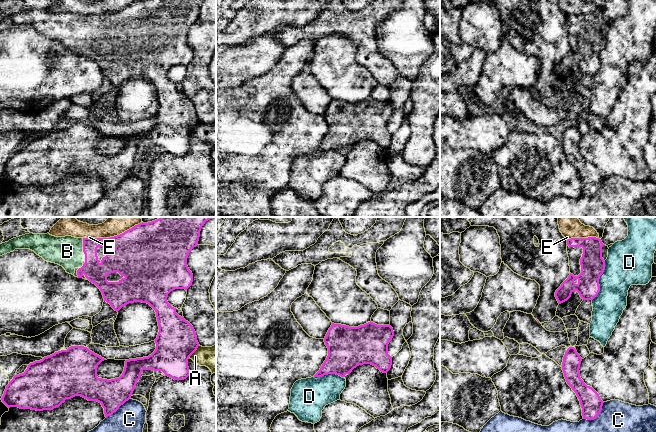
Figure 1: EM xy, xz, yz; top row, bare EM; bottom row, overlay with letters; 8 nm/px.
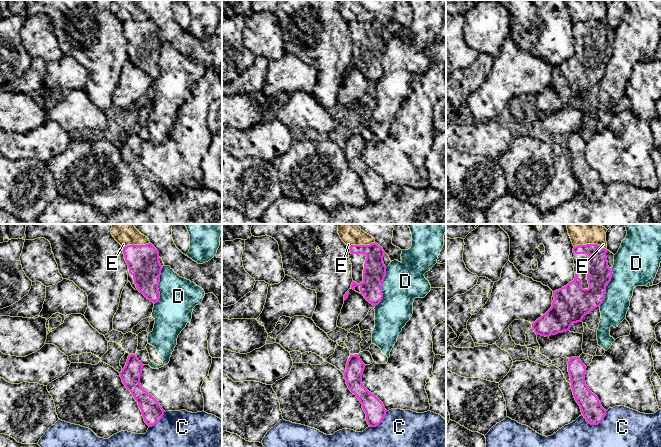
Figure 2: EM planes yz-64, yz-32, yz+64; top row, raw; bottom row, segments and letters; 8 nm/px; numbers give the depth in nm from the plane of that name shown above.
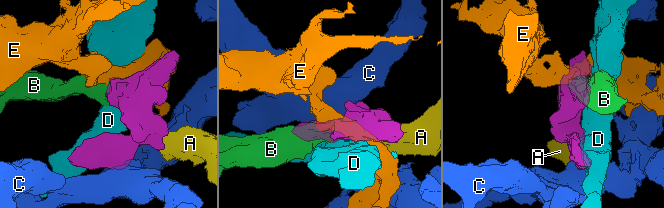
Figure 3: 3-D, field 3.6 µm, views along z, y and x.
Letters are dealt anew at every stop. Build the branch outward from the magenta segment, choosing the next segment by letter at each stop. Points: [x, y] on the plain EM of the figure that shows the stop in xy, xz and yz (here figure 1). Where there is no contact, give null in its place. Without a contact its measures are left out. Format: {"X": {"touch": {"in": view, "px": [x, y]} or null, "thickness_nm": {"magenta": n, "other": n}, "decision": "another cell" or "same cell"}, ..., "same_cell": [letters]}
{"A": {"touch": {"in": "xy", "px": [194, 127]}, "thickness_nm": {"magenta": 320, "other": 190}, "decision": "another cell"}, "B": {"touch": {"in": "xy", "px": [83, 21]}, "thickness_nm": {"magenta": 170, "other": 240}, "decision": "same cell"}, "C": {"touch": {"in": "yz", "px": [597, 191]}, "thickness_nm": {"magenta": 170, "other": 500}, "decision": "another cell"}, "D": {"touch": {"in": "yz", "px": [598, 57]}, "thickness_nm": {"magenta": 190, "other": 320}, "decision": "another cell"}, "E": {"touch": {"in": "xy", "px": [110, 13]}, "thickness_nm": {"magenta": 380, "other": 110}, "decision": "another cell"}, "same_cell": ["B"]}

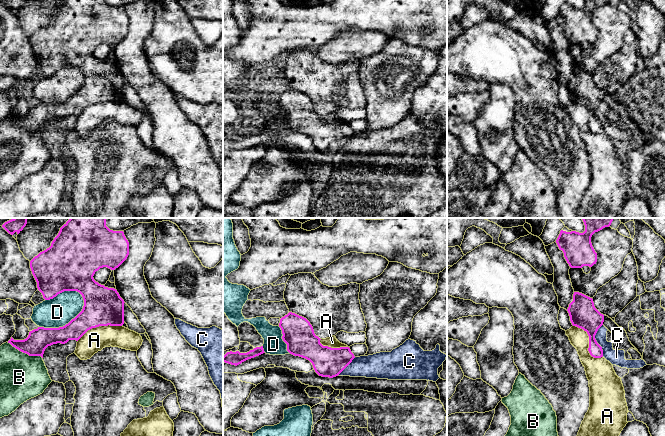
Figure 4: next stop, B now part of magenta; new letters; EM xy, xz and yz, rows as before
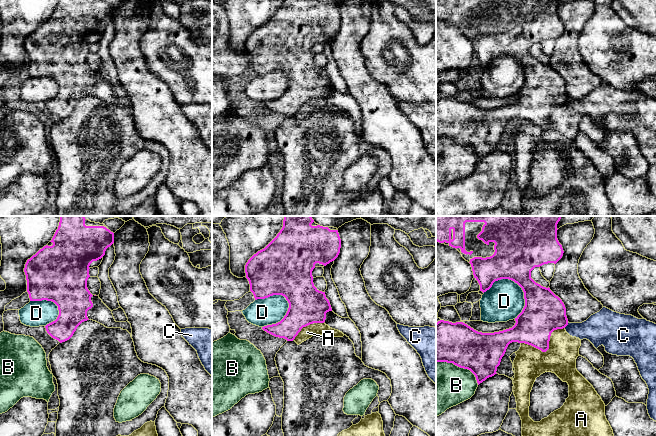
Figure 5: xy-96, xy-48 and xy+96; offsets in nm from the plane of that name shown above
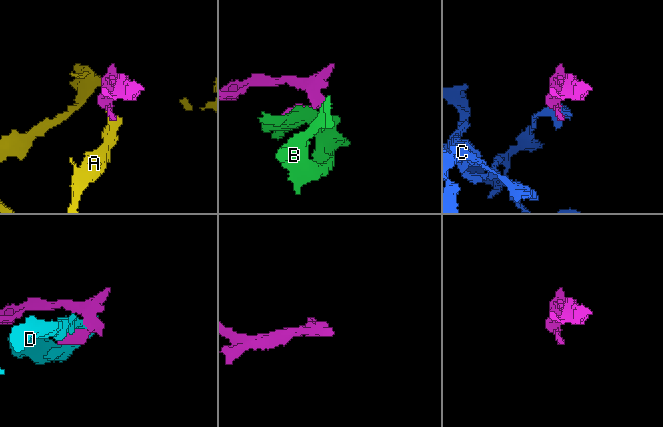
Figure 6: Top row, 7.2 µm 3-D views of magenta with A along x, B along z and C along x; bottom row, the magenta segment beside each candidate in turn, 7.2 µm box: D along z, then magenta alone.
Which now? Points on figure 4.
{"A": {"touch": {"in": "yz", "px": [589, 119]}, "thickness_nm": {"magenta": 220, "other": 220}, "decision": "another cell"}, "B": {"touch": {"in": "xy", "px": [25, 128]}, "thickness_nm": {"magenta": 180, "other": 360}, "decision": "another cell"}, "C": {"touch": {"in": "yz", "px": [595, 116]}, "thickness_nm": {"magenta": 220, "other": 130}, "decision": "another cell"}, "D": {"touch": {"in": "xy", "px": [68, 99]}, "thickness_nm": {"magenta": 220, "other": 240}, "decision": "another cell"}, "same_cell": []}

